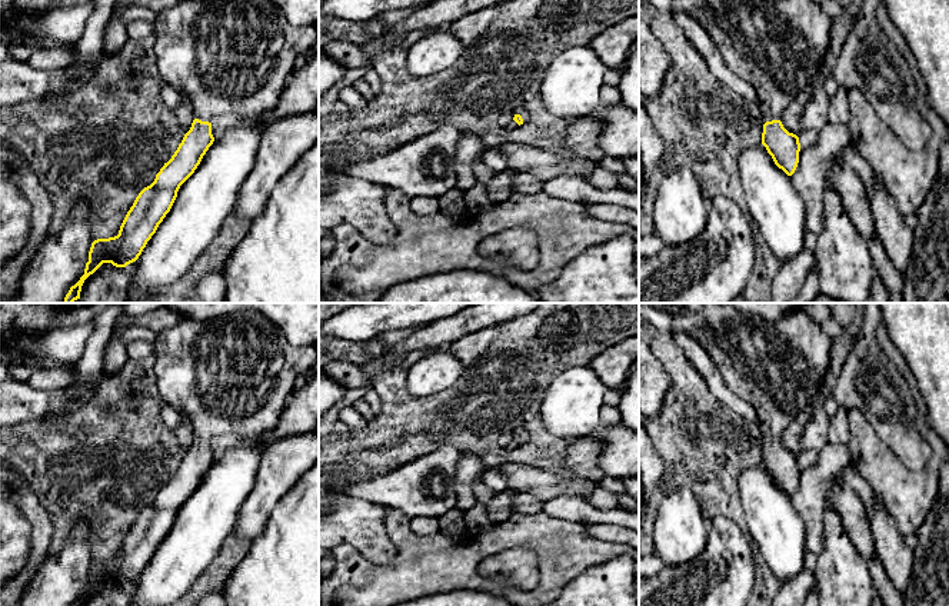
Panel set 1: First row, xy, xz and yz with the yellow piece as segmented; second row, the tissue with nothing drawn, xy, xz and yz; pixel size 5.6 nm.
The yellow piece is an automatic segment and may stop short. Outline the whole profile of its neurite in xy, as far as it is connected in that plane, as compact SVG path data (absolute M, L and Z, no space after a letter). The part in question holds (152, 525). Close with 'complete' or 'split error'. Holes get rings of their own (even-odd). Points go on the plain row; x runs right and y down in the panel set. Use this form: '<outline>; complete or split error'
M250 310L210 320L184 317L176 326L157 333L153 356L157 393L163 403L169 403L190 419L194 440L154 502L136 517L119 555L91 563L84 595L74 606L83 606L103 583L126 587L139 579L170 532L180 506L194 493L213 465L212 439L219 434L259 439L272 433L290 399L297 376L313 366L316 359L316 346L293 346L276 323Z; split error

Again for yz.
M639 303L639 316L656 330L687 333L695 337L720 369L727 387L747 402L757 413L757 424L763 436L762 465L772 476L775 485L792 496L799 483L799 457L789 453L780 437L792 419L808 404L823 384L830 364L832 339L806 312L798 309L777 320L766 320L740 313L729 303Z; split error

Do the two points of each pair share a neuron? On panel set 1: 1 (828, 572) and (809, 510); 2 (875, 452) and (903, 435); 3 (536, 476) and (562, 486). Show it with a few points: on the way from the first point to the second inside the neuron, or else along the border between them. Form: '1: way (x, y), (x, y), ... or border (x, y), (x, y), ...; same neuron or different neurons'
1: border (825, 518), (823, 548), (818, 556); different neurons
2: border (866, 419), (875, 433), (911, 469); different neurons
3: way (542, 482), (545, 485), (556, 485); same neuron

